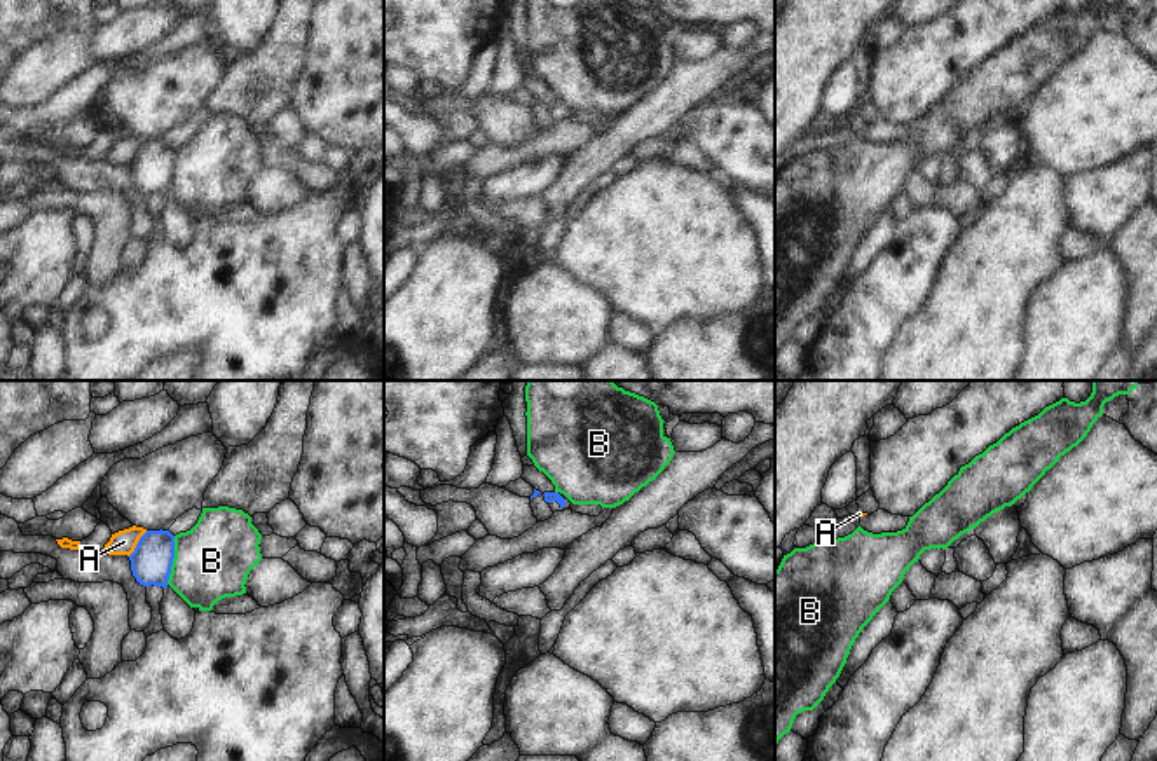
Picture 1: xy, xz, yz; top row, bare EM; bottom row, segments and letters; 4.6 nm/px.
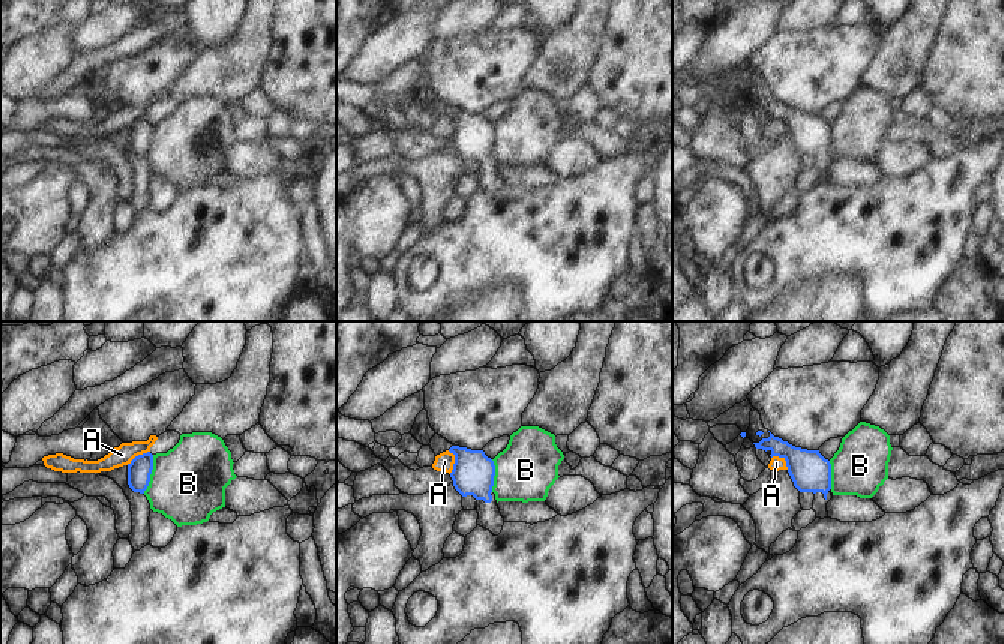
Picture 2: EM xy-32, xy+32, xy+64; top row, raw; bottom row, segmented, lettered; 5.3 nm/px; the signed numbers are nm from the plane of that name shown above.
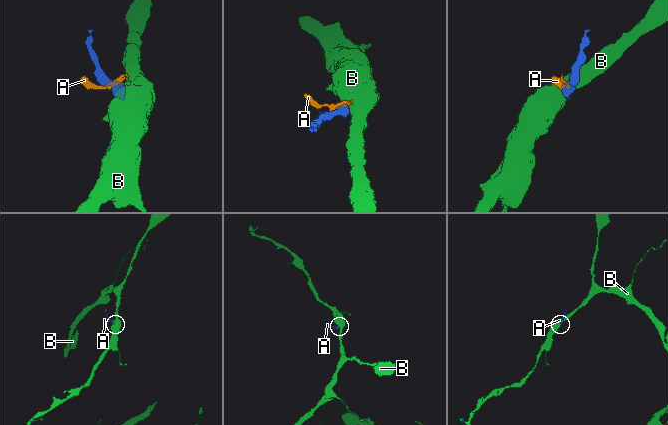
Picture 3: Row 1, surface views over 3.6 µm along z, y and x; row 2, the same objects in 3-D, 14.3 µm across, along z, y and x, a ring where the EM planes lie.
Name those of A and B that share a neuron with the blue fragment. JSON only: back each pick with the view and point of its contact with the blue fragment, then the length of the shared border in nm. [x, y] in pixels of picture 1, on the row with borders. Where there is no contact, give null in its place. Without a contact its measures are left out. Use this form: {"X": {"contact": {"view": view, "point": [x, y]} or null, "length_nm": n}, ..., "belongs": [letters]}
{"belongs": []}

